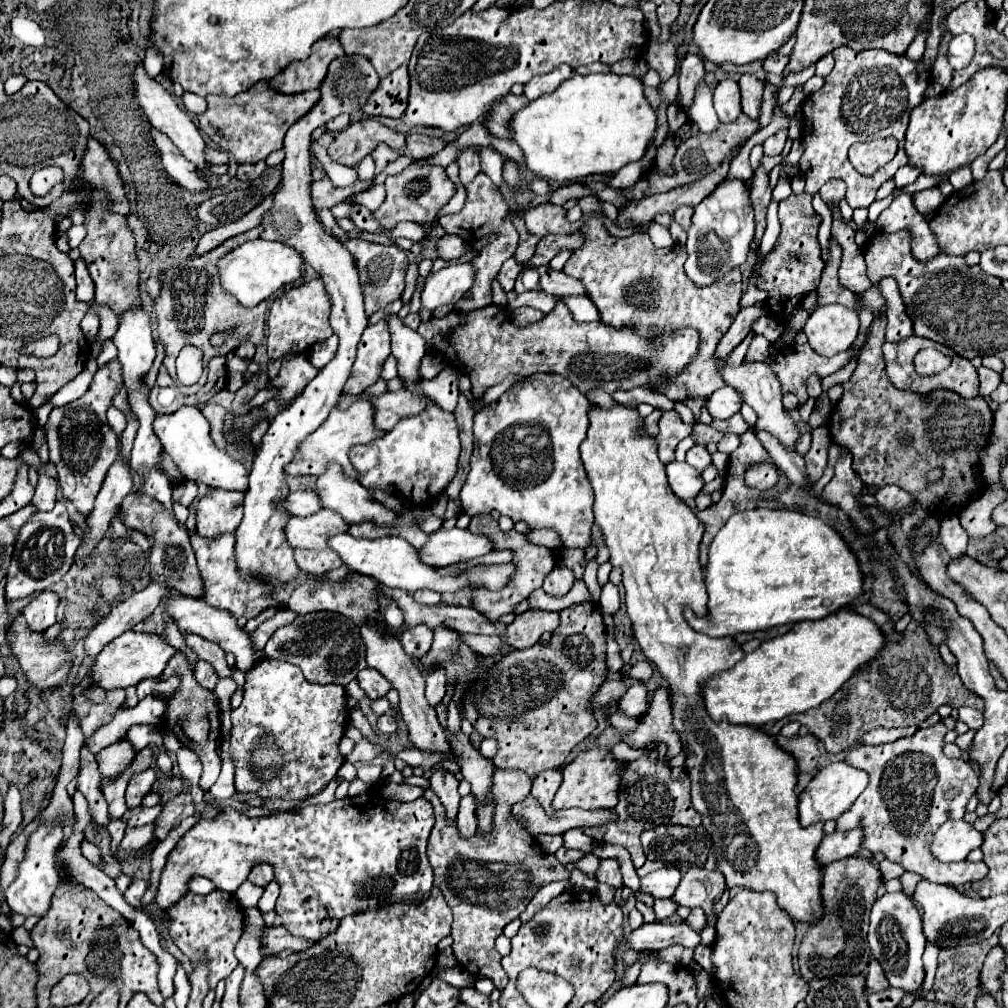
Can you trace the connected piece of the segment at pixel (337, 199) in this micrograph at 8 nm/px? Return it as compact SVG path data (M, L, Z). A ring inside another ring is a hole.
M324 177L324 179L312 183L314 207L316 207L316 211L320 211L322 207L328 207L328 209L330 209L330 207L334 207L336 203L342 203L344 199L348 199L348 197L352 197L352 195L356 195L356 193L362 193L362 191L366 191L366 189L370 189L372 185L374 185L372 179L370 179L370 181L360 181L360 179L358 179L358 181L354 181L352 185L338 189L338 187L332 185L330 177Z

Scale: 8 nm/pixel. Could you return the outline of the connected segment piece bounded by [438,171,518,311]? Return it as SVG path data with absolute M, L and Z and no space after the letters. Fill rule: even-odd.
M482 171L474 177L472 183L468 183L466 187L466 205L460 213L452 213L452 215L442 215L438 219L438 223L442 225L442 229L446 233L454 233L454 235L460 235L466 243L474 243L478 239L486 239L490 235L496 235L494 241L486 243L482 253L472 259L472 265L476 265L476 285L474 289L470 289L472 293L472 299L462 299L456 307L456 311L472 311L472 309L482 309L486 305L492 303L492 281L496 279L502 263L506 259L510 259L518 247L518 231L516 227L512 225L512 219L510 219L510 205L504 201L502 193L498 191L498 187L492 183L492 179L488 175L484 175Z

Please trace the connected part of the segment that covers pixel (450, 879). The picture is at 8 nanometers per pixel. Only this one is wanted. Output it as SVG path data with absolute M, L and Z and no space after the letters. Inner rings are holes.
M496 769L494 773L494 823L492 831L484 837L476 833L472 839L462 839L456 825L444 821L444 807L436 801L436 795L428 789L424 797L432 803L436 813L436 825L430 833L428 859L434 869L434 885L442 891L446 903L454 913L452 923L452 951L458 963L474 977L491 979L498 989L504 989L507 975L502 971L502 956L494 949L494 941L502 935L502 929L518 919L526 909L534 893L552 881L570 879L570 871L554 857L544 853L536 839L524 831L524 827L512 817L510 807L518 799L524 799L532 787L532 779L524 771ZM476 861L478 865L470 865ZM508 907L508 909L504 909Z

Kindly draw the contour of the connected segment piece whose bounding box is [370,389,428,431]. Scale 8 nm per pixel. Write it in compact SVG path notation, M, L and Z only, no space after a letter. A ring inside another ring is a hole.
M404 389L396 391L396 393L386 391L384 395L370 401L370 405L374 409L374 425L376 425L376 429L388 431L396 425L396 421L400 421L400 417L418 415L426 407L426 403L428 403L426 397L418 397Z

